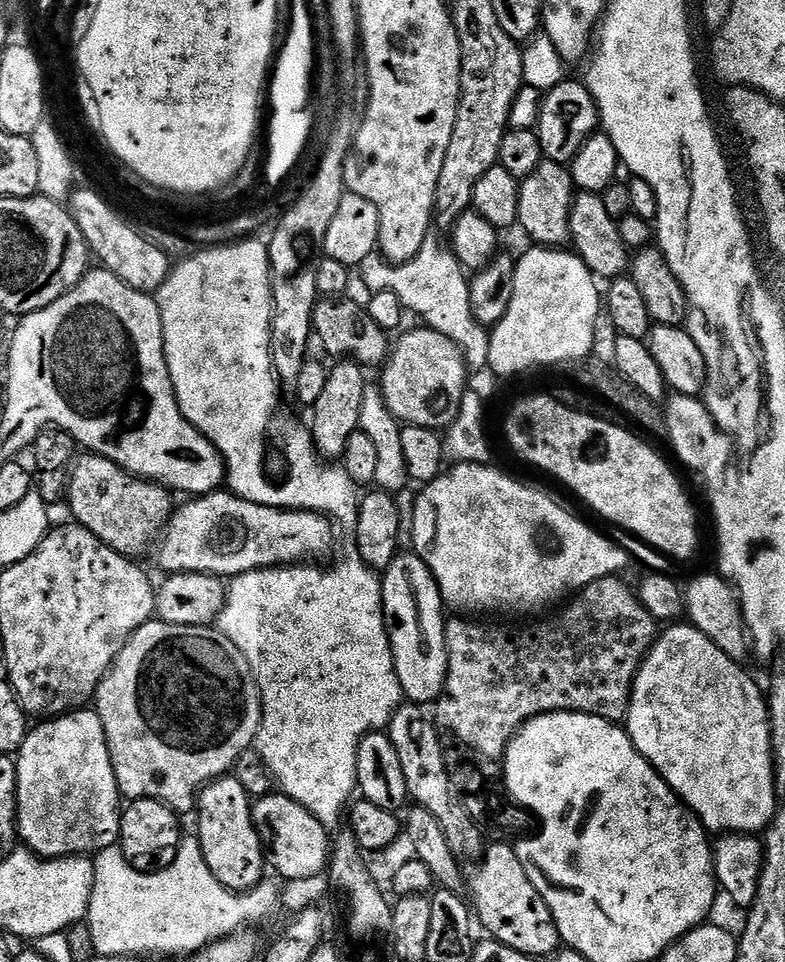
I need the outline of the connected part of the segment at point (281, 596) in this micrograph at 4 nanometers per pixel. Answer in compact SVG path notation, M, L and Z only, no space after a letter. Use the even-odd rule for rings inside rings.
M343 558L337 559L333 568L311 568L310 564L297 562L287 566L254 569L252 572L235 577L227 585L224 609L220 611L218 617L218 628L226 638L230 638L230 642L234 642L234 646L238 646L238 650L242 650L242 654L248 659L254 670L254 678L260 687L260 701L264 707L264 713L256 735L255 751L260 751L265 766L272 771L273 778L280 783L279 791L302 805L314 818L324 824L325 829L332 830L332 827L339 822L340 815L342 817L345 815L358 788L356 755L361 742L369 732L389 727L392 716L402 704L402 693L398 674L395 672L395 660L392 657L387 626L384 622L383 590L377 569L372 568L362 559L360 559L360 568L348 568L348 563Z

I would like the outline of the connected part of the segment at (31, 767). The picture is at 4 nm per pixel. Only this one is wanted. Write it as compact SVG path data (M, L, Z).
M77 710L62 716L57 716L51 722L40 722L40 724L27 733L22 742L16 761L16 816L18 819L18 836L25 845L30 846L33 853L44 854L47 848L60 848L61 857L79 857L81 854L97 854L106 847L115 845L120 838L120 818L122 815L122 797L120 787L114 774L114 766L110 758L110 750L106 742L104 727L100 721L100 715L94 710Z

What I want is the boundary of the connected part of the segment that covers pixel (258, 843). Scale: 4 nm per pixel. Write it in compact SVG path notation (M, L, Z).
M229 774L205 785L199 793L196 811L198 810L198 831L205 862L210 871L226 889L234 893L246 893L253 890L265 879L264 870L268 867L266 850L261 833L253 822L252 797L245 786Z

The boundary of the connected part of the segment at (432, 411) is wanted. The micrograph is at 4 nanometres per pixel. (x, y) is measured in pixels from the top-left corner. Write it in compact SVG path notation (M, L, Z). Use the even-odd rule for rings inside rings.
M427 326L419 327L391 345L378 385L383 392L385 405L396 419L405 425L436 430L440 428L440 415L448 407L451 409L454 402L464 395L464 383L470 379L470 373L463 352L454 342L450 342L450 338L446 338L446 334ZM420 395L424 395L424 413L420 413Z

